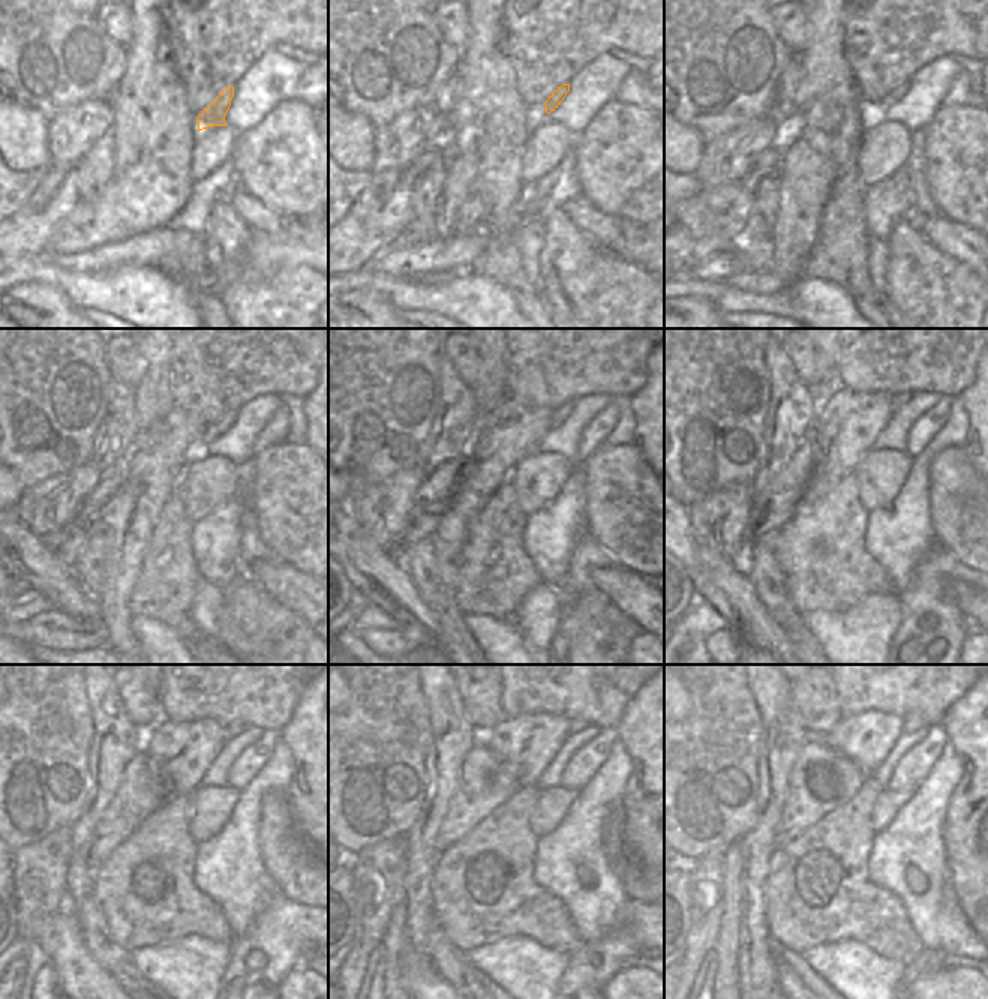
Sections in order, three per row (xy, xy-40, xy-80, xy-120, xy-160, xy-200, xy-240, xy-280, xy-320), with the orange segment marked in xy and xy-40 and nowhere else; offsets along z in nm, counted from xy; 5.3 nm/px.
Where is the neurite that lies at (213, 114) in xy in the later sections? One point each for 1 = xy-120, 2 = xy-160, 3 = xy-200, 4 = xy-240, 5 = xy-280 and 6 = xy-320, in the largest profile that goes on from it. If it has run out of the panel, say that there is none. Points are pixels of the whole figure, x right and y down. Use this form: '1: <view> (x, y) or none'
1: xy-120 (227, 420)
2: xy-160 (561, 414)
3: xy-200 (900, 399)
4: xy-240 (234, 729)
5: xy-280 (574, 726)
6: xy-320 (912, 722)

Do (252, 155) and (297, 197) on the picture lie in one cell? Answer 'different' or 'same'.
same

